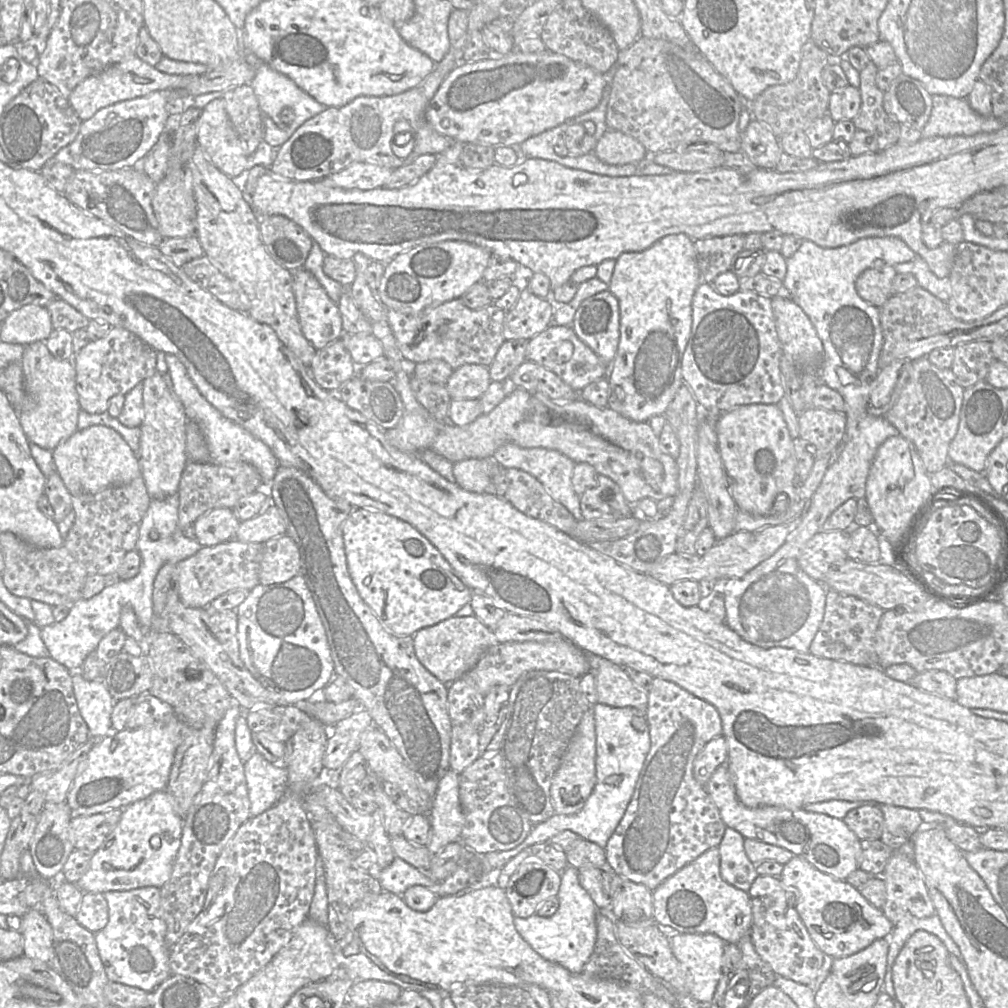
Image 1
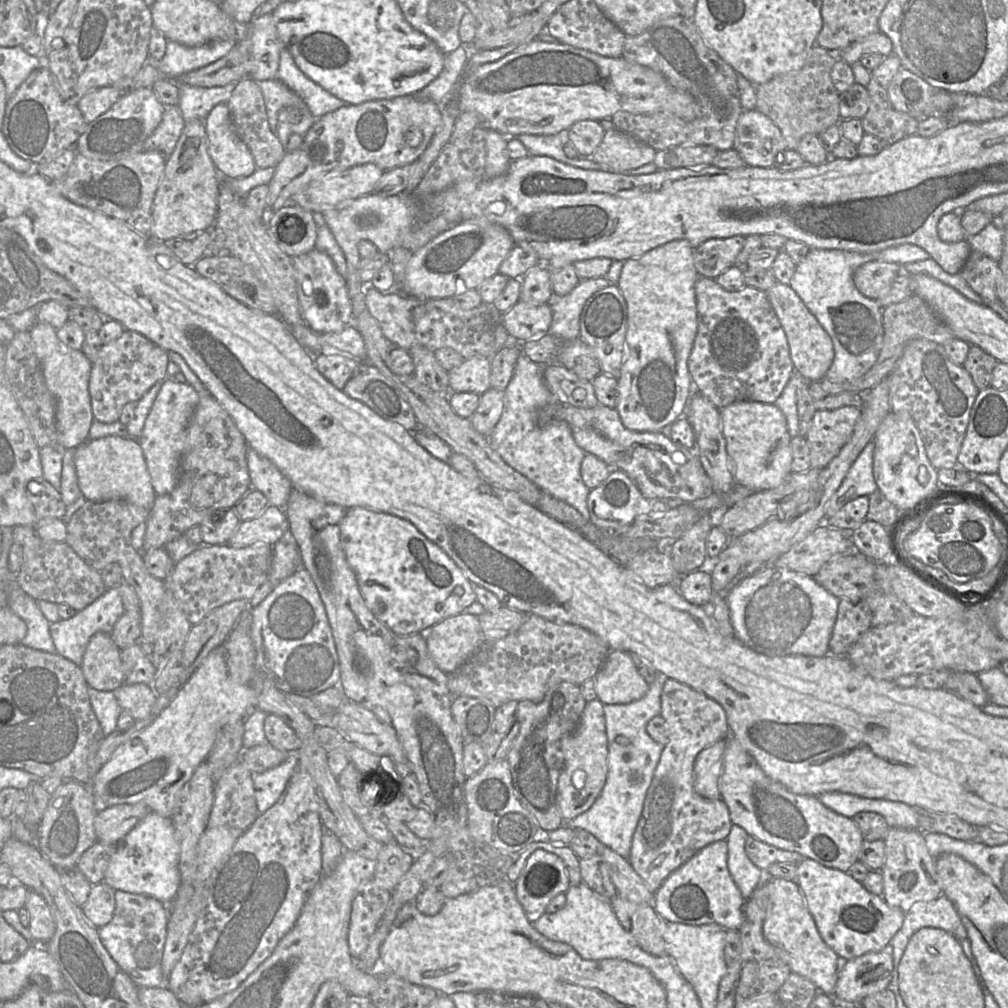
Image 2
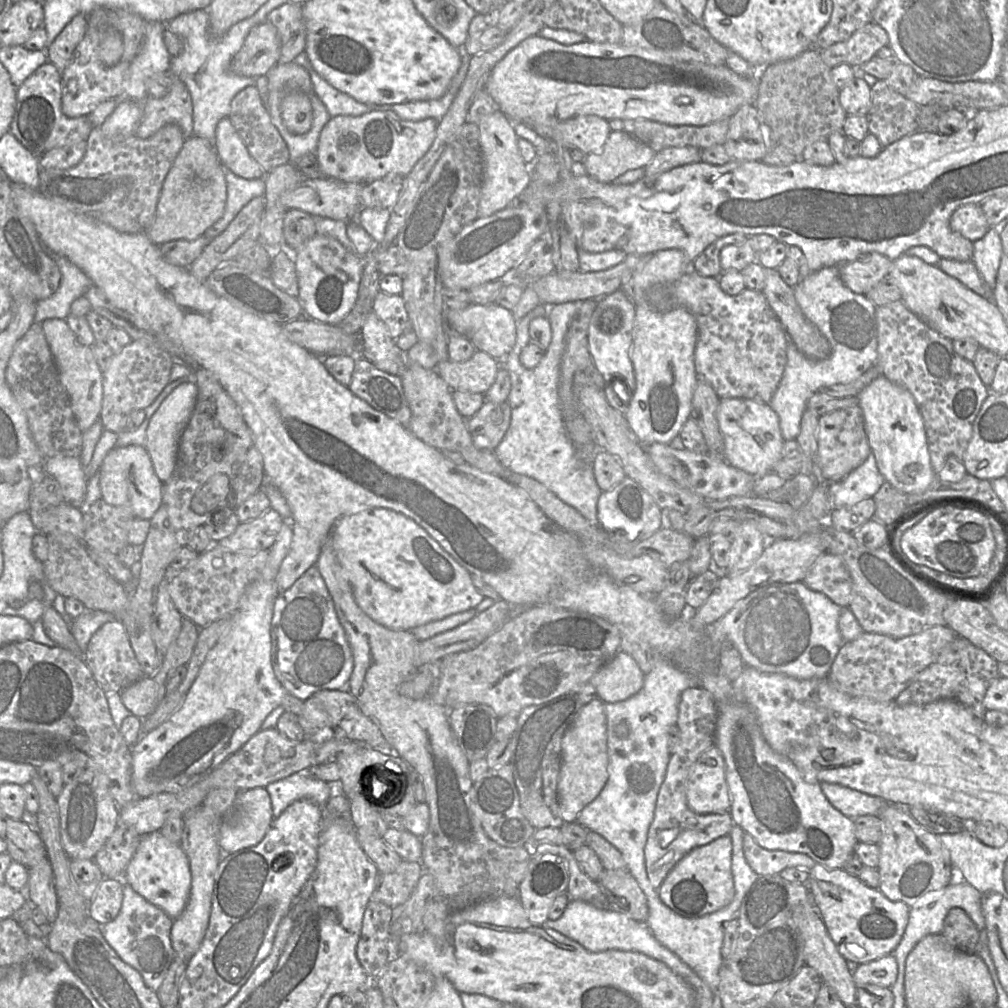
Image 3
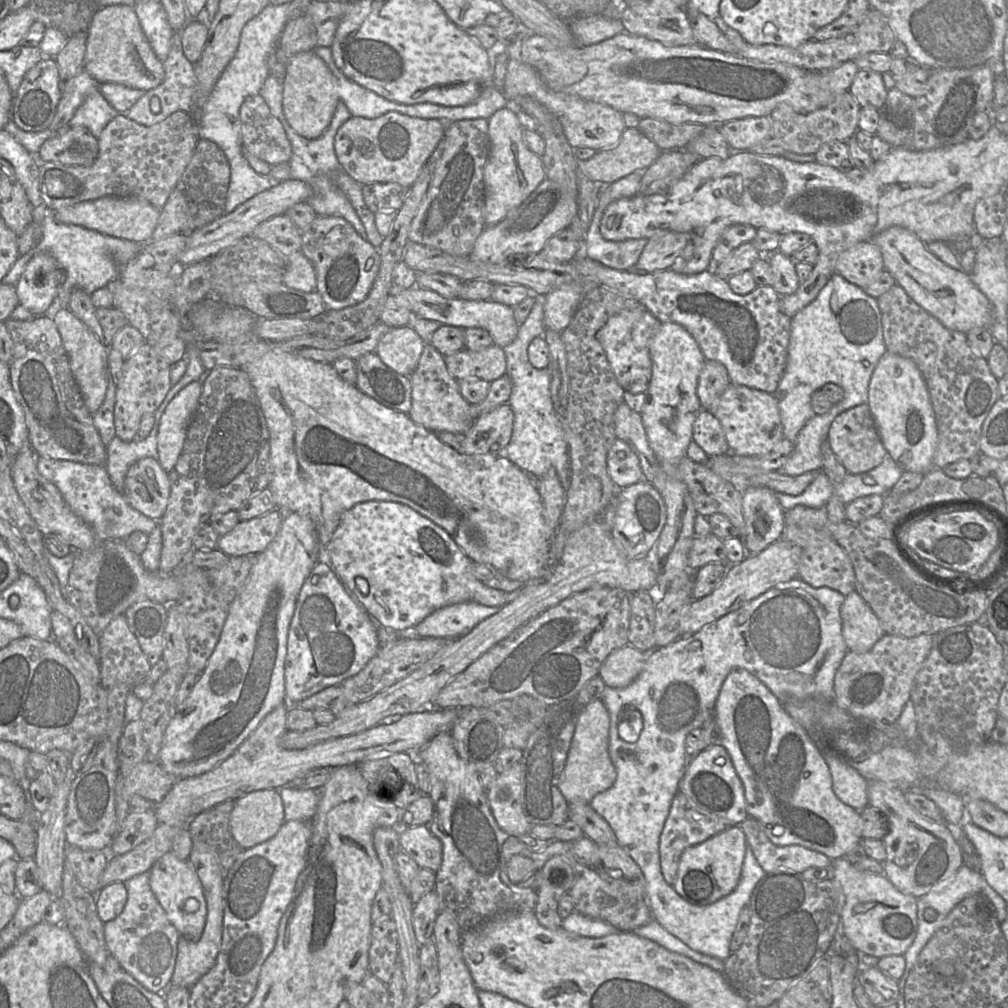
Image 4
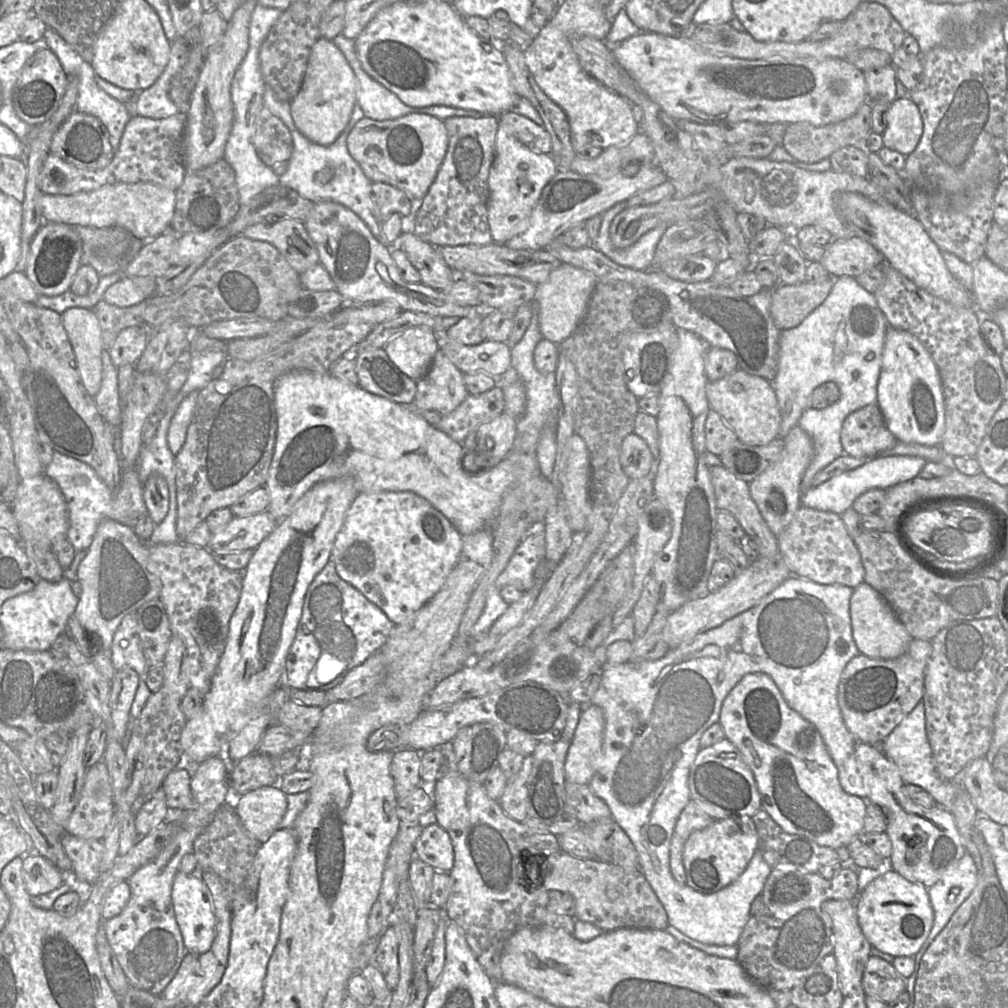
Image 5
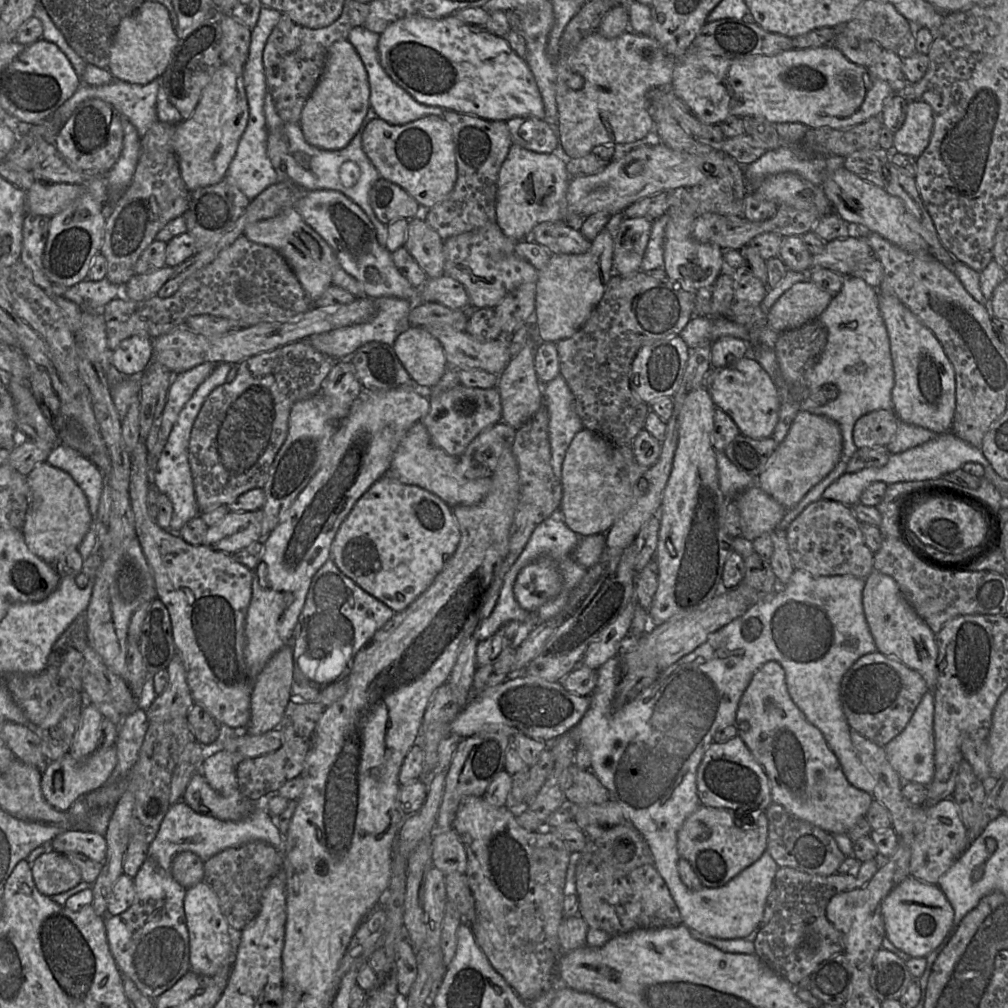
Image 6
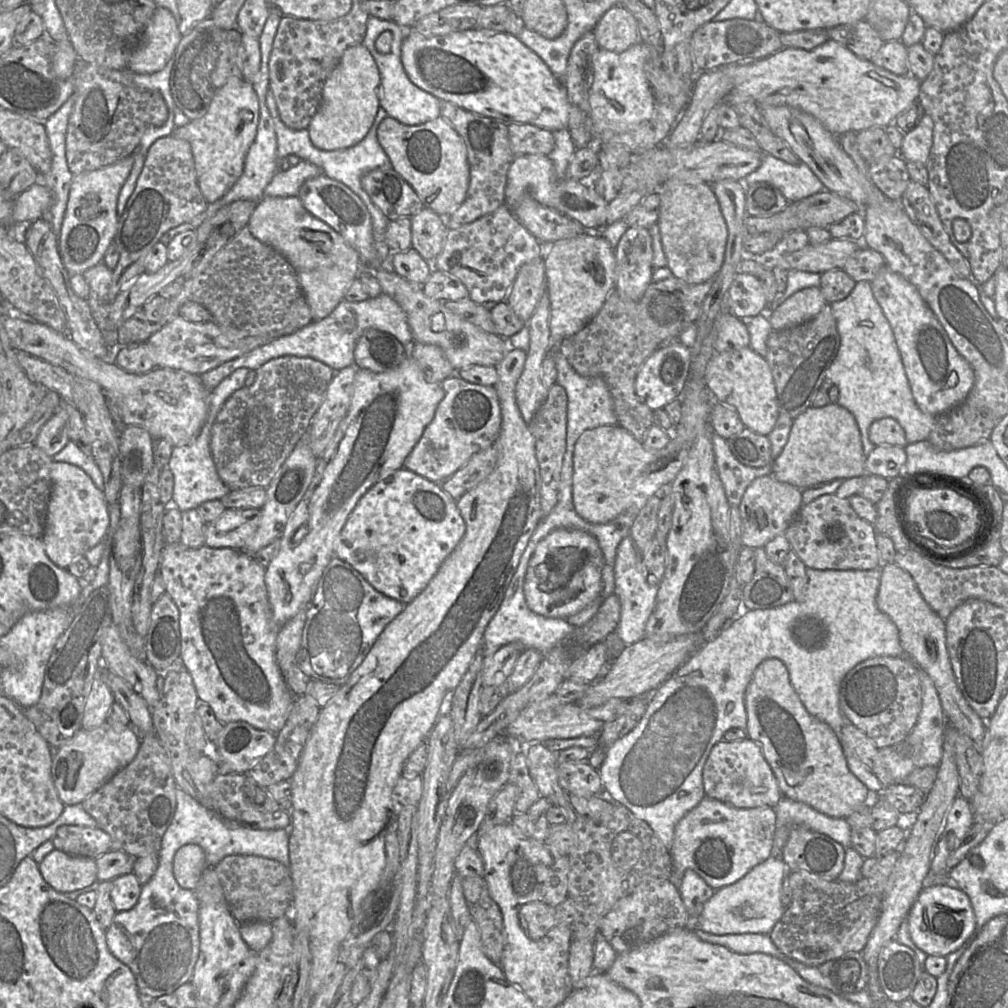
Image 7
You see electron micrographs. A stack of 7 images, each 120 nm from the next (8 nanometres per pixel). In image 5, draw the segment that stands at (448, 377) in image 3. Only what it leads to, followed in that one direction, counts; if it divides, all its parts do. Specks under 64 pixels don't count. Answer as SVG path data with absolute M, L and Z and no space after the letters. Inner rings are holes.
M445 333L436 334L436 337L438 347L463 374L484 372L499 378L511 366L510 348L505 342L464 345L449 339Z

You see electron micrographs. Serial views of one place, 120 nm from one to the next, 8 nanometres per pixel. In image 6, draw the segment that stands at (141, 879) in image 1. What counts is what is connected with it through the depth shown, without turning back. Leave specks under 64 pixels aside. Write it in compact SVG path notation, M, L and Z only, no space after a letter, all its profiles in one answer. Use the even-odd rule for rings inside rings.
M204 881L186 890L184 913L189 934L190 971L202 976L214 976L223 966L232 967L240 932L229 927L220 910L217 896Z

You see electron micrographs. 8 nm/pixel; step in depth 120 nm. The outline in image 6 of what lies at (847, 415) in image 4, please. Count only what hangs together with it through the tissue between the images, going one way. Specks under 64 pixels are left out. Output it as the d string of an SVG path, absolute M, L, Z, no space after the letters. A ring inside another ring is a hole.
M875 410L862 415L853 427L852 438L858 449L884 446L897 431L898 419L893 411Z

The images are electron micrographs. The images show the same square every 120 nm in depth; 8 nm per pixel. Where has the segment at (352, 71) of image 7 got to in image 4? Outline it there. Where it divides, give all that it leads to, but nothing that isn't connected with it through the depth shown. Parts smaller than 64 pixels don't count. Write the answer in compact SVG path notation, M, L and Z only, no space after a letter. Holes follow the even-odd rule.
M314 50L299 53L289 60L283 80L283 112L297 134L307 139L321 137L329 127L339 102L336 79Z

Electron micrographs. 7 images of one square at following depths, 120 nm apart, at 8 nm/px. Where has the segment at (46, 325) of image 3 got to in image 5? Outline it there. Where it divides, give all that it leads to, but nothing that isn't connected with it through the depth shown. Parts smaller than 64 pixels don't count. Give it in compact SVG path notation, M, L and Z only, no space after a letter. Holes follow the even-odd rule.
M70 308L62 315L72 345L81 381L95 397L102 383L102 353L105 350L97 315L92 309Z

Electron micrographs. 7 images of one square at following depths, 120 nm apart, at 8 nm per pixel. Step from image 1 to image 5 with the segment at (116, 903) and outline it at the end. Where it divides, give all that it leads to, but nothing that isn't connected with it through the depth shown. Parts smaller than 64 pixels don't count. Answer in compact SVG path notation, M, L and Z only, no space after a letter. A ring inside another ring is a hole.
M181 825L162 851L128 879L130 898L123 911L103 922L109 946L130 986L156 996L161 996L188 952L176 922L171 891L182 857L193 853L194 841L206 825Z

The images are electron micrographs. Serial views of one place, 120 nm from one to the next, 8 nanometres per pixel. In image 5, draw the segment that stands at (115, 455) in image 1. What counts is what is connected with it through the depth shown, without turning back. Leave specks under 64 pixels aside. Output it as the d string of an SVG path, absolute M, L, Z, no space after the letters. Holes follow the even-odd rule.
M151 474L143 484L143 500L155 524L160 523L169 510L169 491L165 479Z

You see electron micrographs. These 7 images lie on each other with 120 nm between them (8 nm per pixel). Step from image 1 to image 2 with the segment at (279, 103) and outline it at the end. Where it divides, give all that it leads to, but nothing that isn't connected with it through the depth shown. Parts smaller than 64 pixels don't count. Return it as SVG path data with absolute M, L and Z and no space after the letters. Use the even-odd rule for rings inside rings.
M286 49L280 54L276 79L295 92L316 119L343 106L348 106L346 102L332 95L307 77L297 67L293 57Z

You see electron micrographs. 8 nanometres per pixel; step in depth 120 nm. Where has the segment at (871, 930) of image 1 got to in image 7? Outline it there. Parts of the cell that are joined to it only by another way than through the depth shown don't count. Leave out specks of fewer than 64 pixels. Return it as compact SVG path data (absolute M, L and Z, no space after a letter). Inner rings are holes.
M948 884L922 888L906 921L911 940L928 956L947 957L961 948L978 930L969 897L959 888Z

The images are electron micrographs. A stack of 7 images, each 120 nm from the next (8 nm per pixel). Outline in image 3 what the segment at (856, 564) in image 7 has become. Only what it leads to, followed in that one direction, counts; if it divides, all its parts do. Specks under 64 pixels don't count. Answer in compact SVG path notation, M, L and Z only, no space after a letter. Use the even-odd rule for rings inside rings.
M828 551L822 553L812 564L803 581L810 589L823 592L839 606L849 606L852 579L841 556Z

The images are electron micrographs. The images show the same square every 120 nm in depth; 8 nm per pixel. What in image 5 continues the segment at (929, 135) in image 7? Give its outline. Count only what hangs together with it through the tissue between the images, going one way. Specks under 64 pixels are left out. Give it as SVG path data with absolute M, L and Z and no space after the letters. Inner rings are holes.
M909 97L896 98L890 103L886 121L883 145L904 156L911 154L923 133L923 121L917 105Z

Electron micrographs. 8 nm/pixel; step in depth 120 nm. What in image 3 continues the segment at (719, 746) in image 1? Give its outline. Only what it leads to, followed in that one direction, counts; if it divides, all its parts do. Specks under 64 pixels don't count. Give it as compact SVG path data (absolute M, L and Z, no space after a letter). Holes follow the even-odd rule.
M716 745L704 751L694 764L687 783L687 800L698 814L730 812L725 761Z

